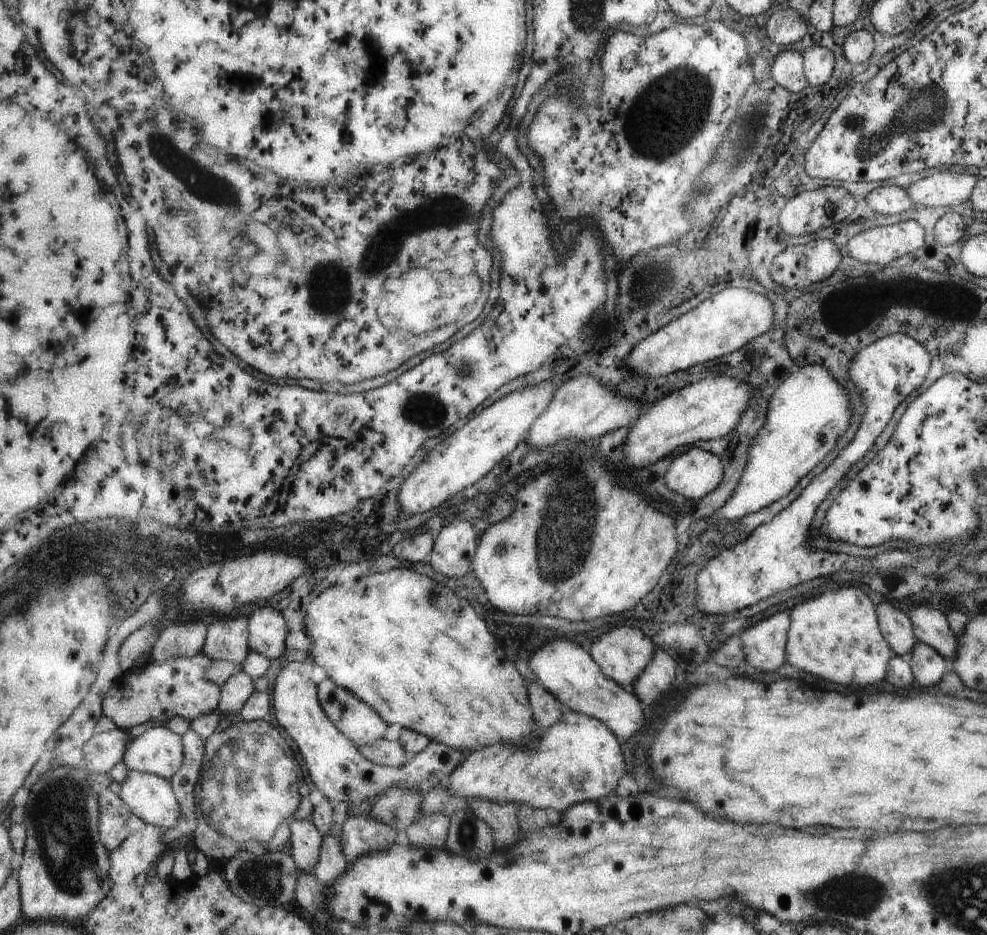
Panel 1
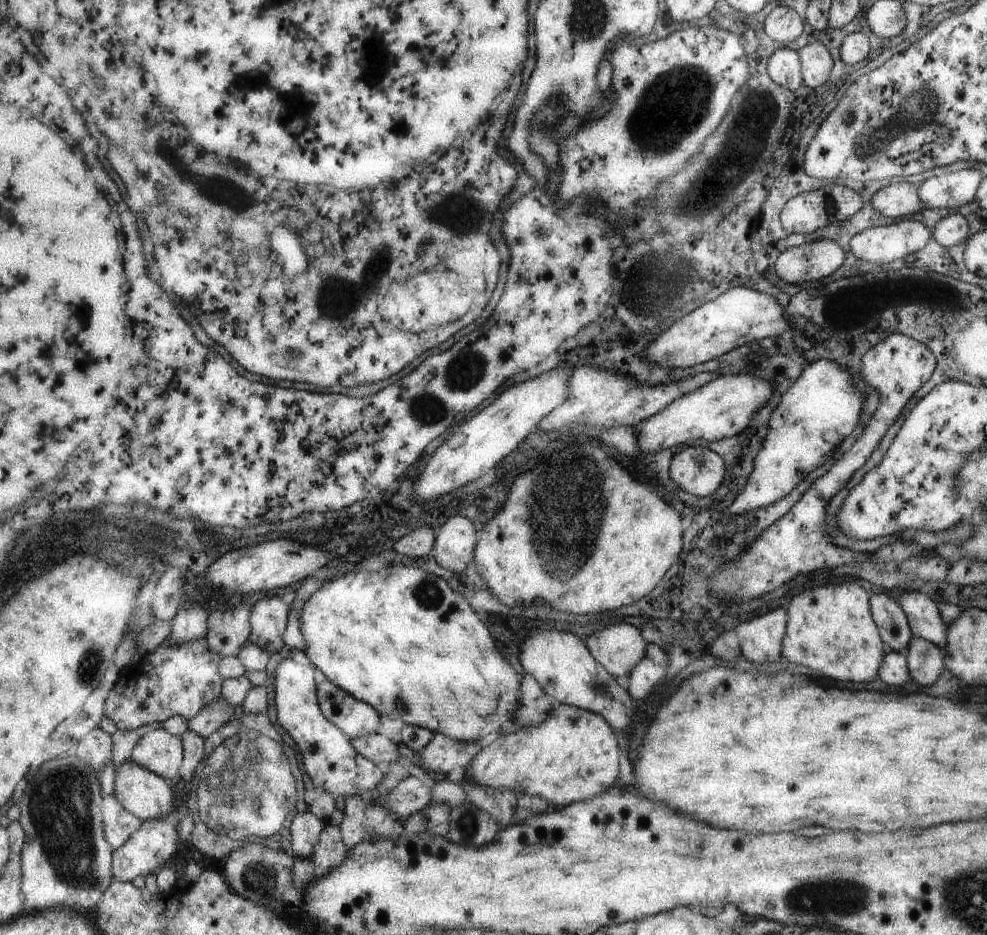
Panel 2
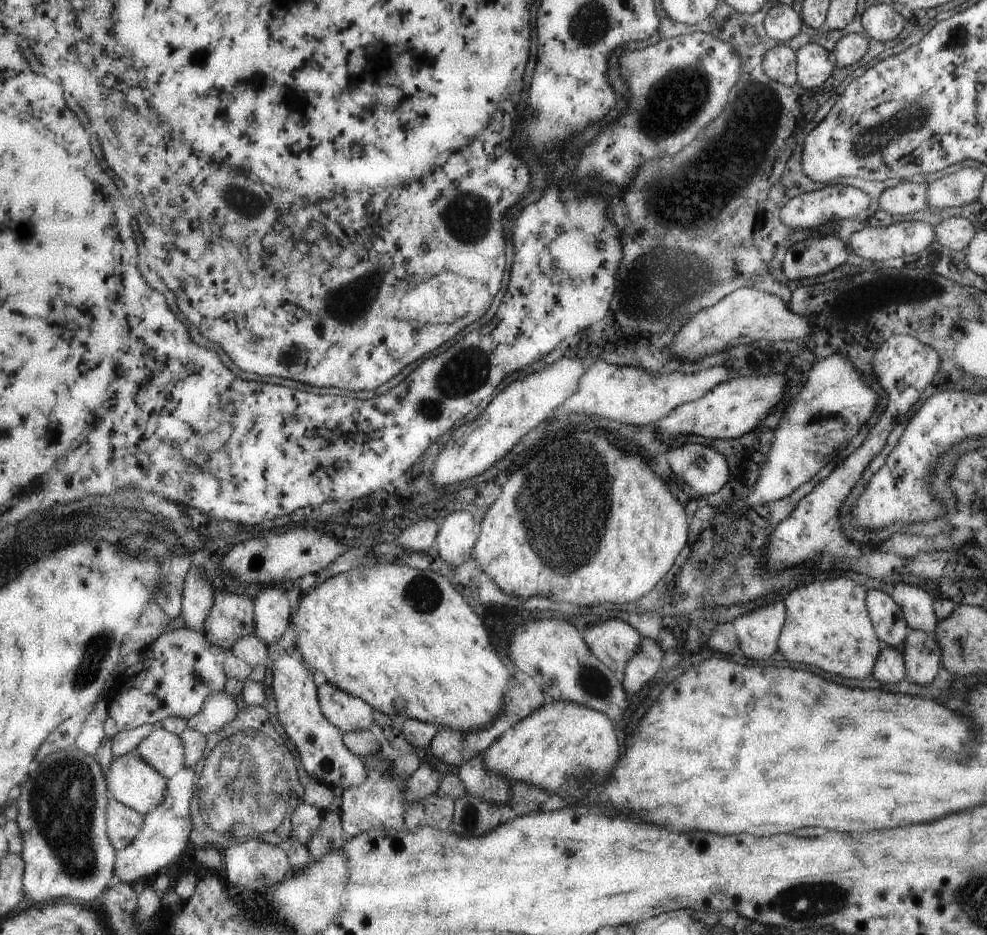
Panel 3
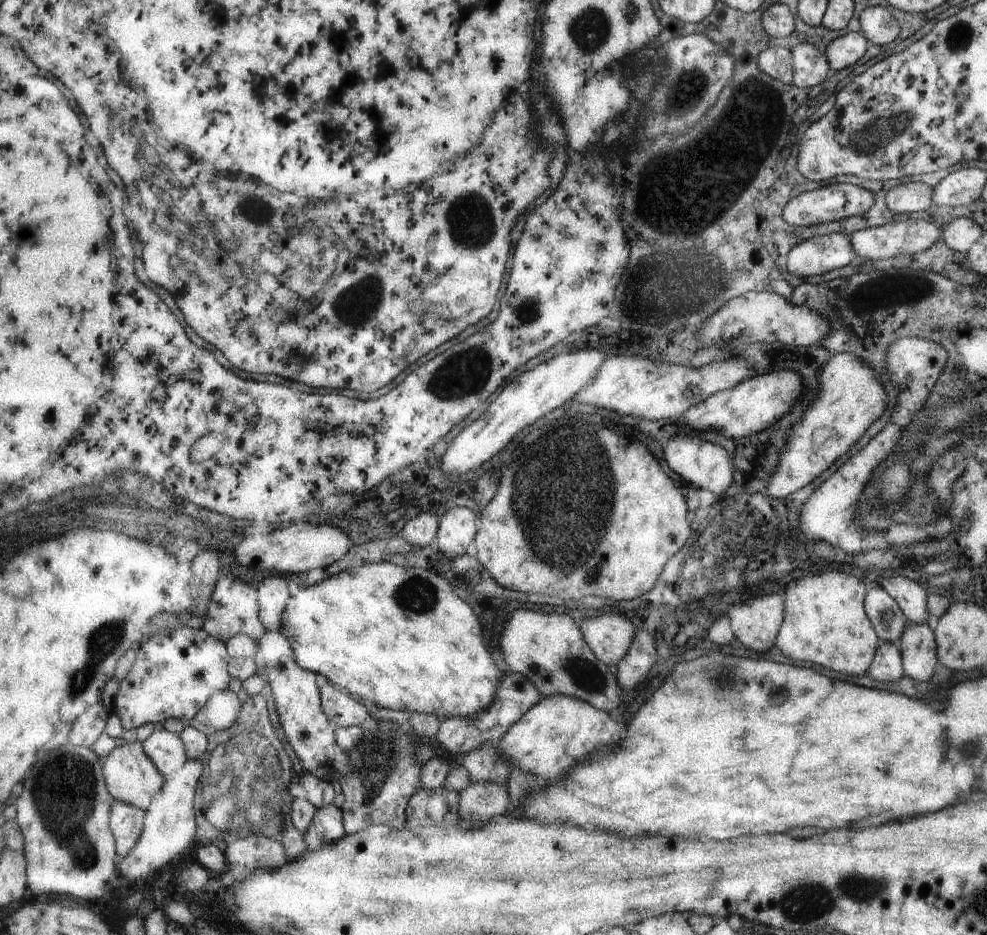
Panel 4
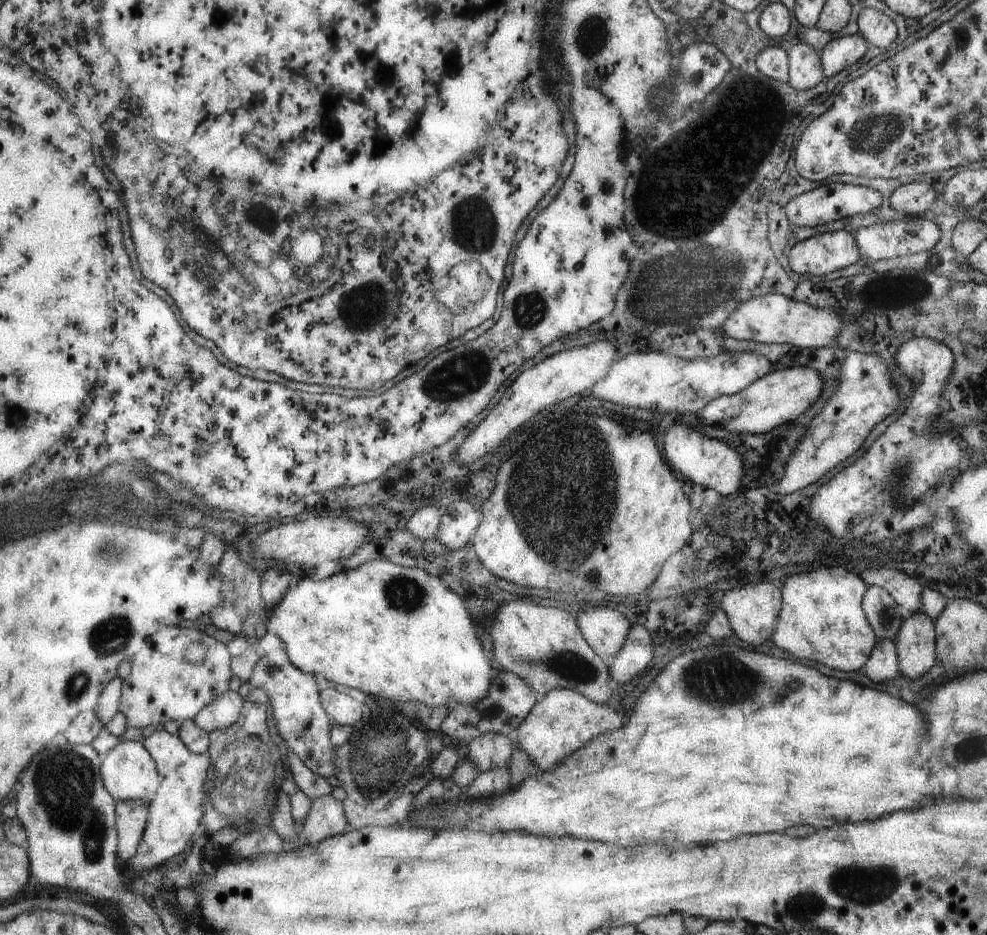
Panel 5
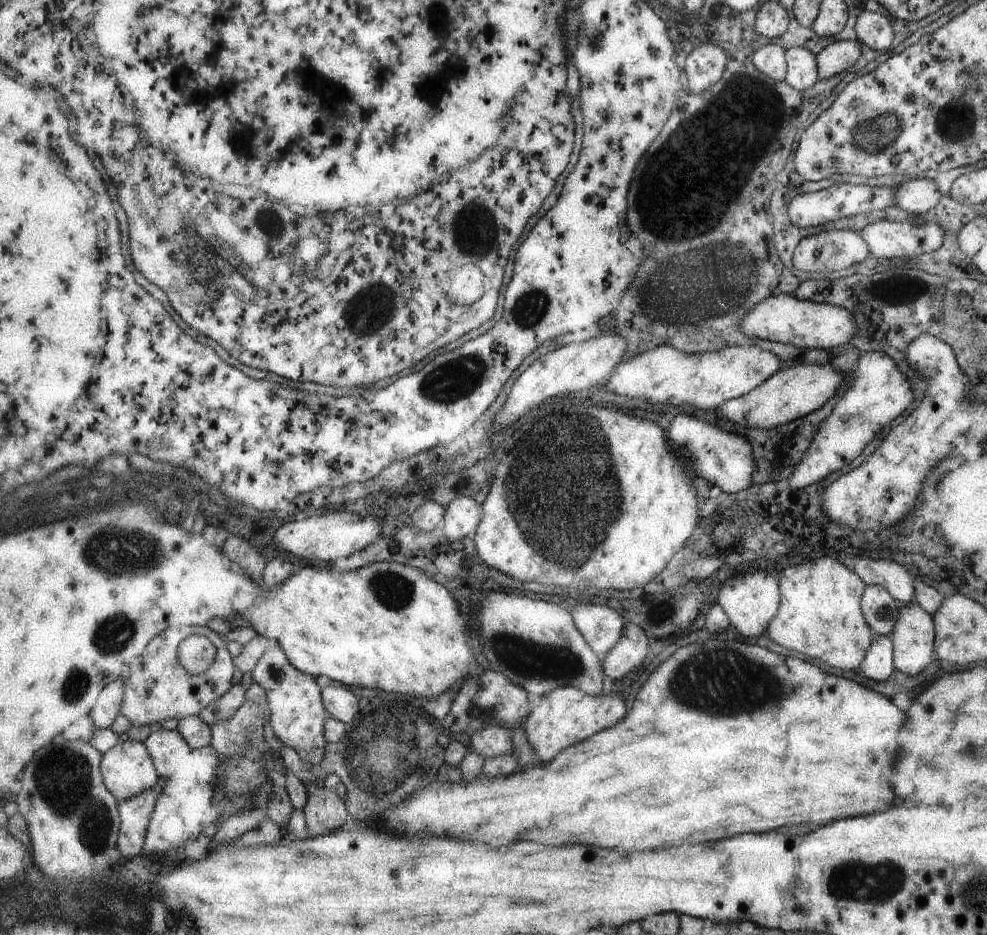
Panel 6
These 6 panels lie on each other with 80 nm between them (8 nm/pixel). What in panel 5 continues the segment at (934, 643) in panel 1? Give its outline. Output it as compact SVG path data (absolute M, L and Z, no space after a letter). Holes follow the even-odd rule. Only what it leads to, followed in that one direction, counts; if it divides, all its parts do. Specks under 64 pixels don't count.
M869 567L860 572L868 586L877 585L886 590L891 598L910 614L920 611L920 594L922 587L903 571L889 567Z

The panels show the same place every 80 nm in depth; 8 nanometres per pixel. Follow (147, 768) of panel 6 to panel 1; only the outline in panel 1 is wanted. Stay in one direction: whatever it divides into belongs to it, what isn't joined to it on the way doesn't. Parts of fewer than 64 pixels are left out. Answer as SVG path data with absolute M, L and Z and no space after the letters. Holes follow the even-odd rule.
M127 770L119 796L131 806L131 812L146 824L165 829L177 826L181 804L169 779Z

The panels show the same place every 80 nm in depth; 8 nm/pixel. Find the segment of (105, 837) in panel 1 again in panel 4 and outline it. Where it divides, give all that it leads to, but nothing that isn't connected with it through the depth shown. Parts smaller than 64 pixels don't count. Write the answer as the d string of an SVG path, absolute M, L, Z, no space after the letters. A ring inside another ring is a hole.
M113 799L112 825L116 836L116 849L119 860L123 860L136 847L144 831L146 810L138 806Z

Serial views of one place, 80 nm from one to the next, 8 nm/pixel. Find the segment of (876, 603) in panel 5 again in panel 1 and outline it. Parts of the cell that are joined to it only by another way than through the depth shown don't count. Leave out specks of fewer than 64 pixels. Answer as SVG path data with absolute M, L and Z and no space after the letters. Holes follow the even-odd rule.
M883 597L876 606L877 618L880 620L882 634L894 654L904 655L910 652L916 640L910 618L894 605L891 600Z

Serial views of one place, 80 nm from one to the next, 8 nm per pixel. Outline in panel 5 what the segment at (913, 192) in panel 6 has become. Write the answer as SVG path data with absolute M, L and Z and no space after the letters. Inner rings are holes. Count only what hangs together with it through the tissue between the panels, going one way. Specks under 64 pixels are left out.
M923 181L902 183L888 197L891 208L902 214L920 215L928 210L937 198L936 192Z

